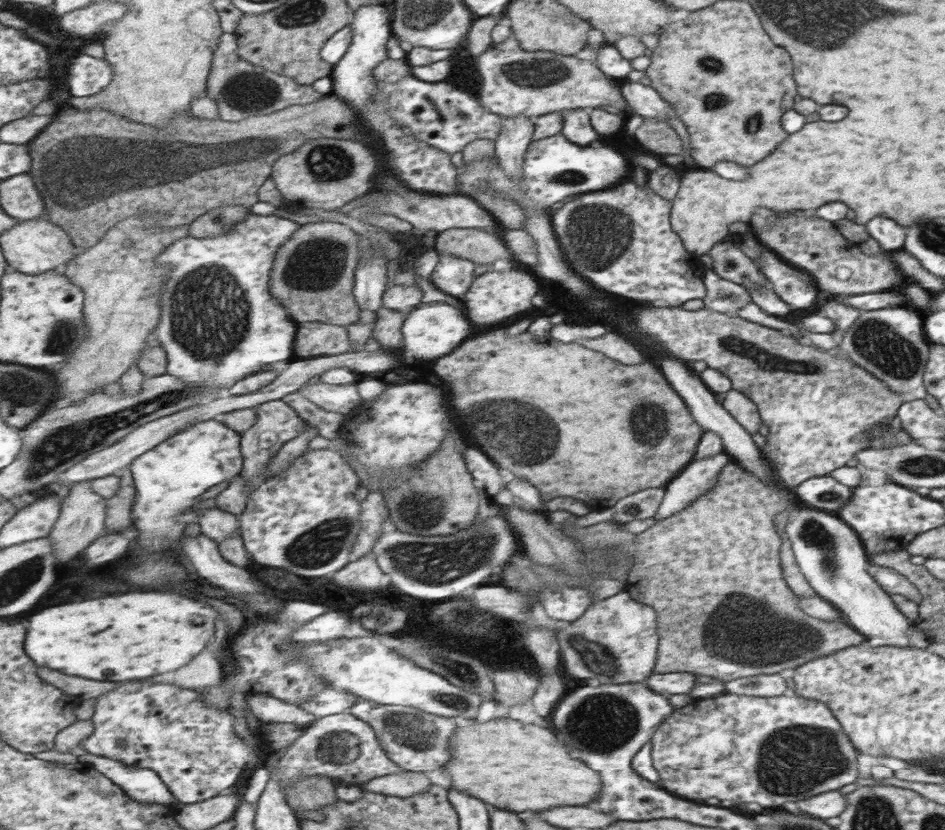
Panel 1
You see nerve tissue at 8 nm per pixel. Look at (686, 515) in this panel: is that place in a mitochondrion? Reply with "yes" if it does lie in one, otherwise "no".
no

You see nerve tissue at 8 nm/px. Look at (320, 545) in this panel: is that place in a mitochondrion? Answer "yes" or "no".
yes

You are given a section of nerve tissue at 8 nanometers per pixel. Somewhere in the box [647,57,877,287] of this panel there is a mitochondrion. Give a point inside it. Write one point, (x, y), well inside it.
(711, 101)

